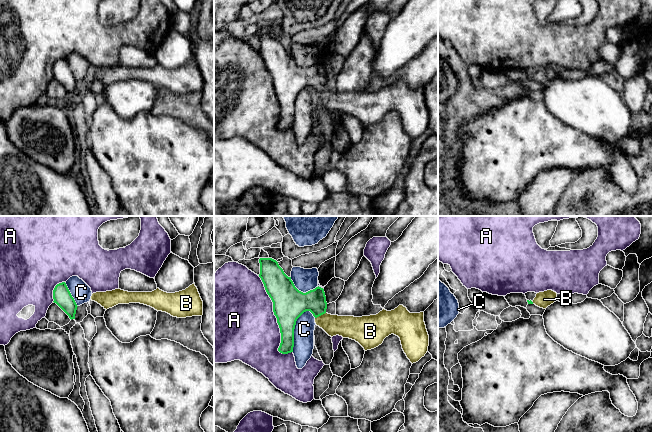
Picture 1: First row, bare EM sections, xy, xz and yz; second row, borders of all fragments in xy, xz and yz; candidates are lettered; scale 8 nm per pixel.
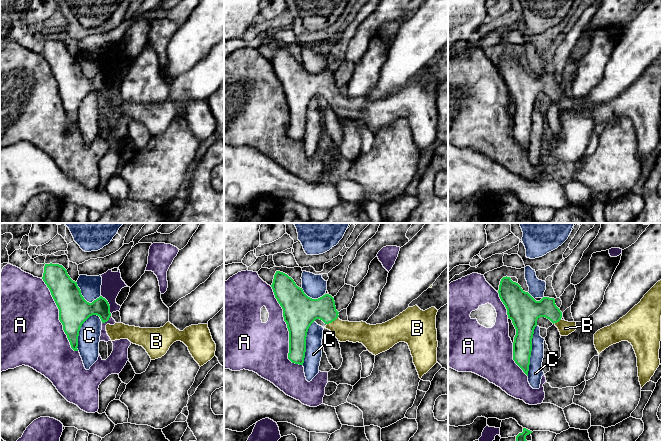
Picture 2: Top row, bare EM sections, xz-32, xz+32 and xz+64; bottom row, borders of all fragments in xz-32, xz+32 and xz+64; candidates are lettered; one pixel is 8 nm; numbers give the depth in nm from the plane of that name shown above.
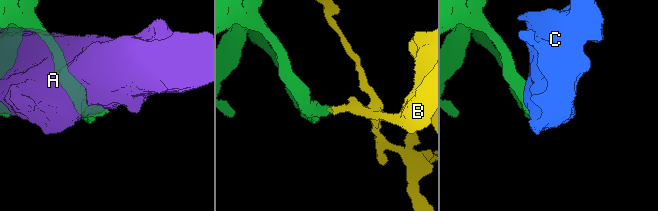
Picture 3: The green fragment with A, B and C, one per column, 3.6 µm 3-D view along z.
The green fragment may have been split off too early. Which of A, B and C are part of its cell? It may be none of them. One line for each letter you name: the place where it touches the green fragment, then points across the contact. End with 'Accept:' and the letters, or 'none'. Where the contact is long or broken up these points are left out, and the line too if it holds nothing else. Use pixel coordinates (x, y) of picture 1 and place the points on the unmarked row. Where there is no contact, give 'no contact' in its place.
B: meets green in xz at (320, 91); runs through xz (291, 80), (309, 80), (320, 91), (333, 101), (346, 102)
Accept: B

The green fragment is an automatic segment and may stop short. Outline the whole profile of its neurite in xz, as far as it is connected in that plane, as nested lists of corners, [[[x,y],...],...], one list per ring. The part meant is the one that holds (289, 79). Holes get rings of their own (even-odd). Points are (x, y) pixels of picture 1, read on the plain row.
[[[260,34],[260,50],[265,66],[273,78],[273,88],[281,109],[281,119],[278,127],[282,130],[293,128],[294,105],[297,95],[306,87],[310,87],[315,93],[315,99],[329,112],[336,111],[349,114],[358,118],[365,127],[381,121],[386,113],[394,110],[400,114],[402,125],[410,138],[416,139],[428,127],[429,111],[424,98],[424,88],[410,89],[406,83],[399,81],[391,87],[383,85],[376,91],[354,93],[331,91],[326,88],[327,78],[324,65],[316,63],[306,69],[299,67],[291,53],[288,53],[278,38],[272,34]]]

